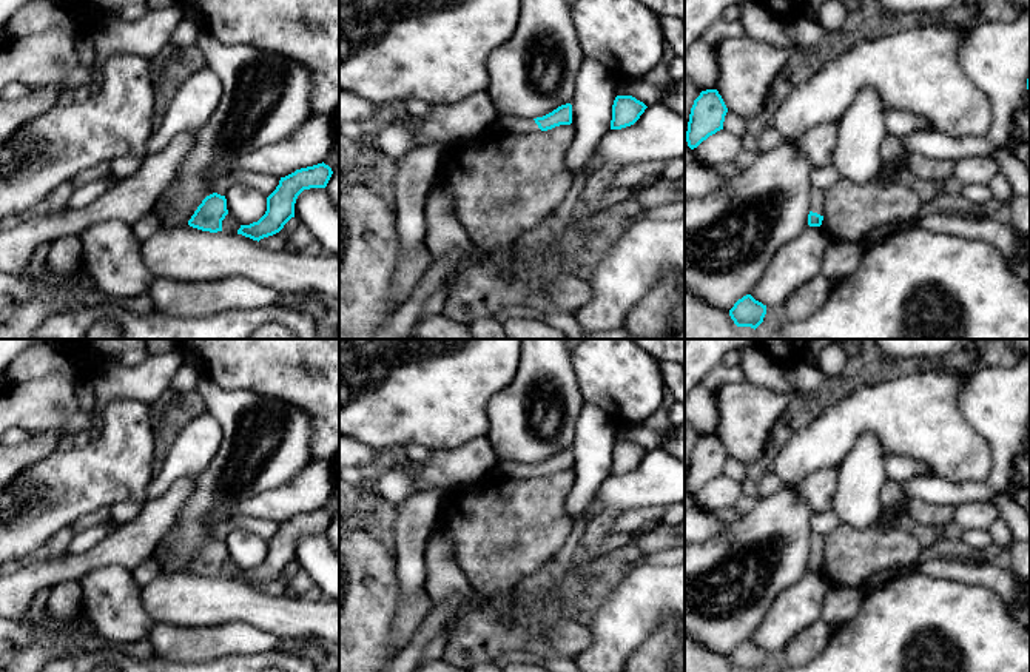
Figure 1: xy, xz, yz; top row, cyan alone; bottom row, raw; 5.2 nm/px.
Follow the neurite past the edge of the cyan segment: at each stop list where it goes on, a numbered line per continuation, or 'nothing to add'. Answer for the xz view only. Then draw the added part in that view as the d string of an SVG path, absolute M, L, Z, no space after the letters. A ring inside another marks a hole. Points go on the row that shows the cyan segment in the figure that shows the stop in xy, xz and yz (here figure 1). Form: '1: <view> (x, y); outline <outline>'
1: xz (506, 124); outline M500 116L495 123L496 133L527 134L541 131L534 119L521 119L513 116Z

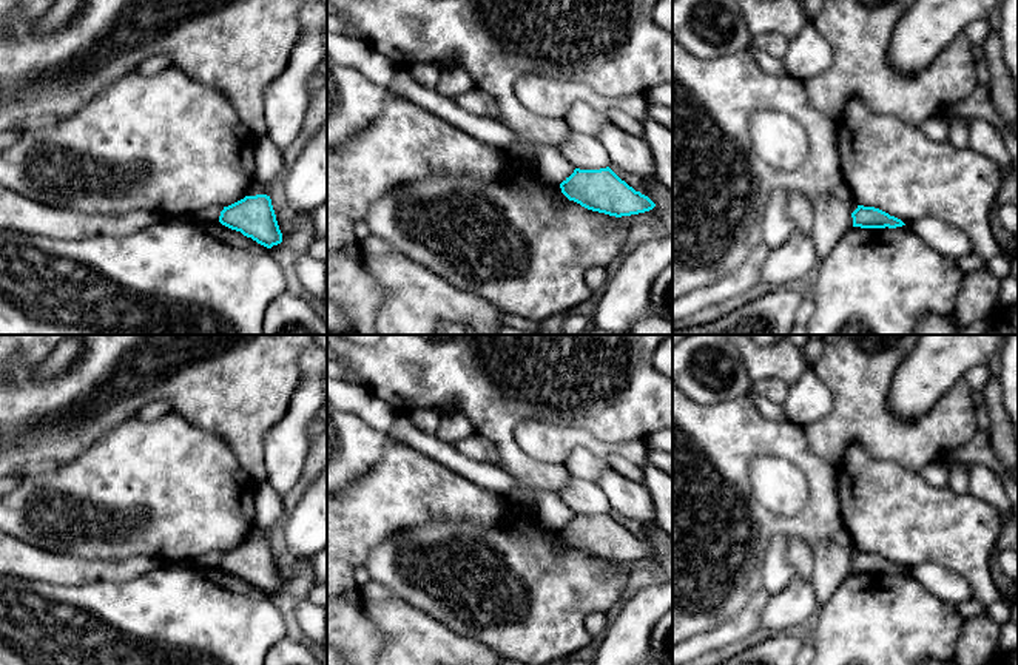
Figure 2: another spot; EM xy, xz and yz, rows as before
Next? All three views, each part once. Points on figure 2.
nothing to add

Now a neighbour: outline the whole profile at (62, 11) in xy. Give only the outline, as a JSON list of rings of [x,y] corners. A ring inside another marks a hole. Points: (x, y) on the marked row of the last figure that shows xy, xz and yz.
[[[56,0],[49,11],[32,22],[31,31],[35,35],[52,34],[69,23],[85,8],[85,0]]]

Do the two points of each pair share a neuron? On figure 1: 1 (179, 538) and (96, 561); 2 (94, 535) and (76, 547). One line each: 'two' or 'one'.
1: two
2: one

